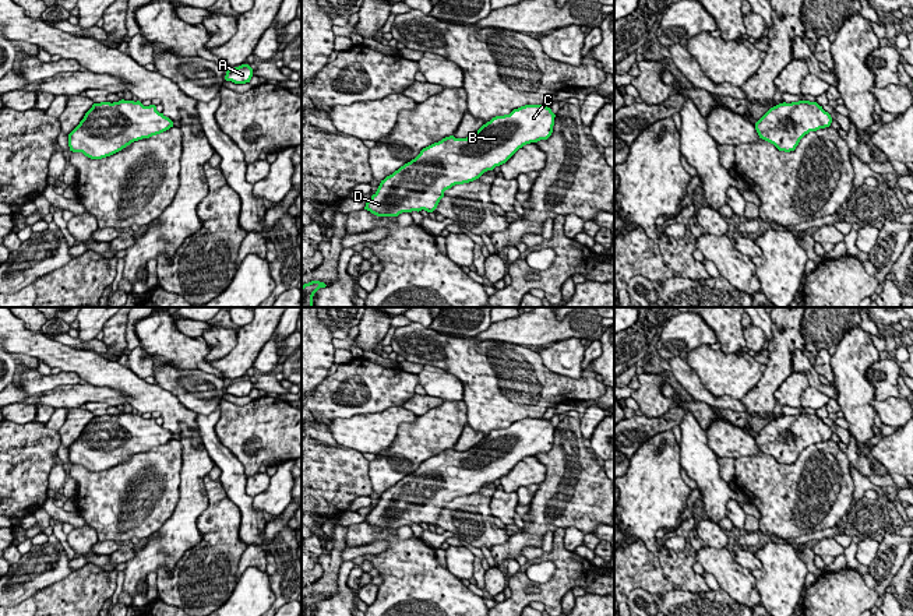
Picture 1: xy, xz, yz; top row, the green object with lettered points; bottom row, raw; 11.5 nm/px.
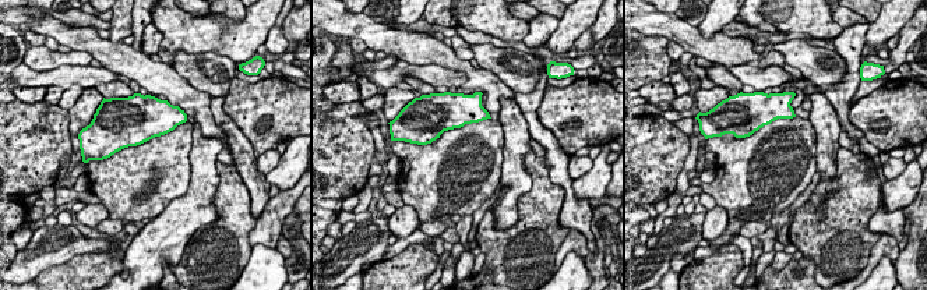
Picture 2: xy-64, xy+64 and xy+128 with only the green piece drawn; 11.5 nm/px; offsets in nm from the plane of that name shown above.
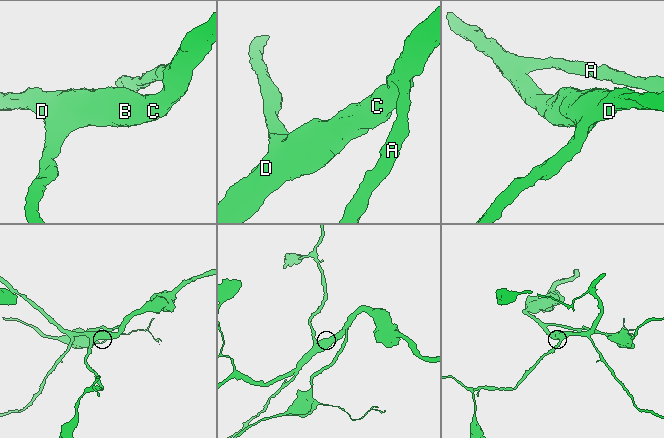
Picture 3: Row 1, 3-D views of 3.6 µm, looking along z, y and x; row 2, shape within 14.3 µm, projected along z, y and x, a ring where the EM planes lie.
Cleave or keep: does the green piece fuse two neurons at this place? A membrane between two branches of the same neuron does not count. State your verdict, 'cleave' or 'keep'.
keep

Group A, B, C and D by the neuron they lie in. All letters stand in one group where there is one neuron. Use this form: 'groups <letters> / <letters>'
groups A B C D

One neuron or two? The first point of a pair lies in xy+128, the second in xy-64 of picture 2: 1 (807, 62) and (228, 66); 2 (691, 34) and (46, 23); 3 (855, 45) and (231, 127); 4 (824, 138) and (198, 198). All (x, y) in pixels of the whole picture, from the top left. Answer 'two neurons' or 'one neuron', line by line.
1: one neuron
2: one neuron
3: one neuron
4: one neuron

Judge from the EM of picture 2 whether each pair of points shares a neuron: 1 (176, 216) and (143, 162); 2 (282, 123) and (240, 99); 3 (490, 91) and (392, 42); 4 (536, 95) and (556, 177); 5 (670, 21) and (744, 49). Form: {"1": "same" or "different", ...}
{"1": "different", "2": "same", "3": "same", "4": "same", "5": "same"}

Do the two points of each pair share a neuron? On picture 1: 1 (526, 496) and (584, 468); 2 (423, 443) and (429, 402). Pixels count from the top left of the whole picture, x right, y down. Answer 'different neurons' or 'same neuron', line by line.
1: different neurons
2: different neurons

